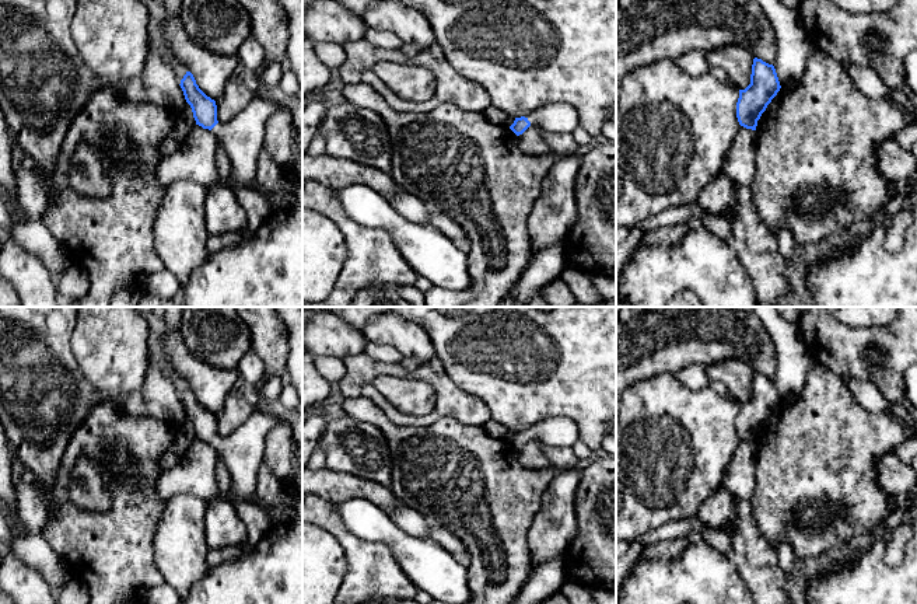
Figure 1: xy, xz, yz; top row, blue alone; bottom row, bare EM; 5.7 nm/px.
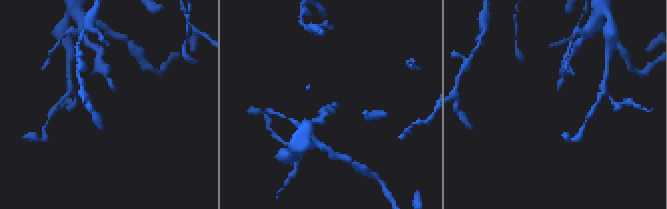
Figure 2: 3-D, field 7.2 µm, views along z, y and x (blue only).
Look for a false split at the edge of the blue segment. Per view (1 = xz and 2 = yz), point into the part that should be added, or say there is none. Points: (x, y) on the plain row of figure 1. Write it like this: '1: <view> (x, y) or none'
1: none
2: none

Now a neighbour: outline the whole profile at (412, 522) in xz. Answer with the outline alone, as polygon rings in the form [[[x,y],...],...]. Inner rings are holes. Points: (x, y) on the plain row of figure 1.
[[[402,503],[392,512],[391,519],[398,527],[414,537],[431,538],[428,519]]]

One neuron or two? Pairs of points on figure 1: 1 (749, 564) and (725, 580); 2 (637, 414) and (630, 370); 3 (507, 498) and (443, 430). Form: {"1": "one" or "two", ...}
{"1": "two", "2": "two", "3": "one"}

